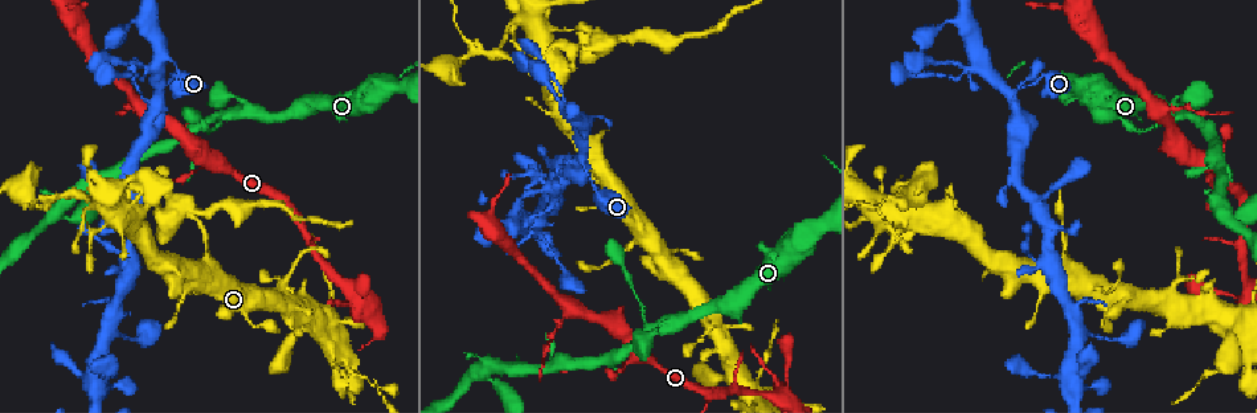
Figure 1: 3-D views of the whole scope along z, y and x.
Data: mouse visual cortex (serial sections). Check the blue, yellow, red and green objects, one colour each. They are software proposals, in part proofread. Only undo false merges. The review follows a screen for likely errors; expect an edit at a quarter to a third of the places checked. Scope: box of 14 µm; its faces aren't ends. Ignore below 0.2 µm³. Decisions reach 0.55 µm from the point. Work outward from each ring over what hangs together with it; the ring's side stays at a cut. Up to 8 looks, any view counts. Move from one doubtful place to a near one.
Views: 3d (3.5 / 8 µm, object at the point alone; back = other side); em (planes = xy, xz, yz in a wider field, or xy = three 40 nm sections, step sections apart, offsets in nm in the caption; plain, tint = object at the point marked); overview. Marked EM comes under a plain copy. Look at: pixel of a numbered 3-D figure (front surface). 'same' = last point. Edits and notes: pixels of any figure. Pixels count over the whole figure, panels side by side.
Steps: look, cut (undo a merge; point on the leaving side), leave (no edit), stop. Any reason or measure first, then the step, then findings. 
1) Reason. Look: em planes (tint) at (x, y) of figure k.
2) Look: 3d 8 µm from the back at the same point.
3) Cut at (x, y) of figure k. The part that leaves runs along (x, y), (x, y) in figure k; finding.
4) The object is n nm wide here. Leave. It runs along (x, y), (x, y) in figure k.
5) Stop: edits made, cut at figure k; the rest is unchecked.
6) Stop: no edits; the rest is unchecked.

A narrow waist. Look: 3d 3.5 µm from the back at (106, 53) of figure 1.

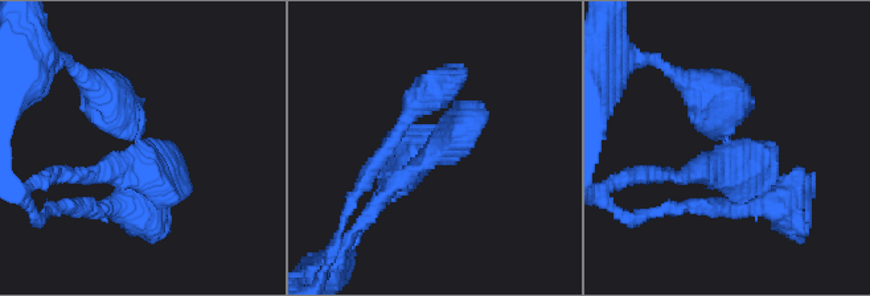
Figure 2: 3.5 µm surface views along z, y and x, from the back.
Now the EM. Look: em planes (tint) at (729, 140) of figure 2.

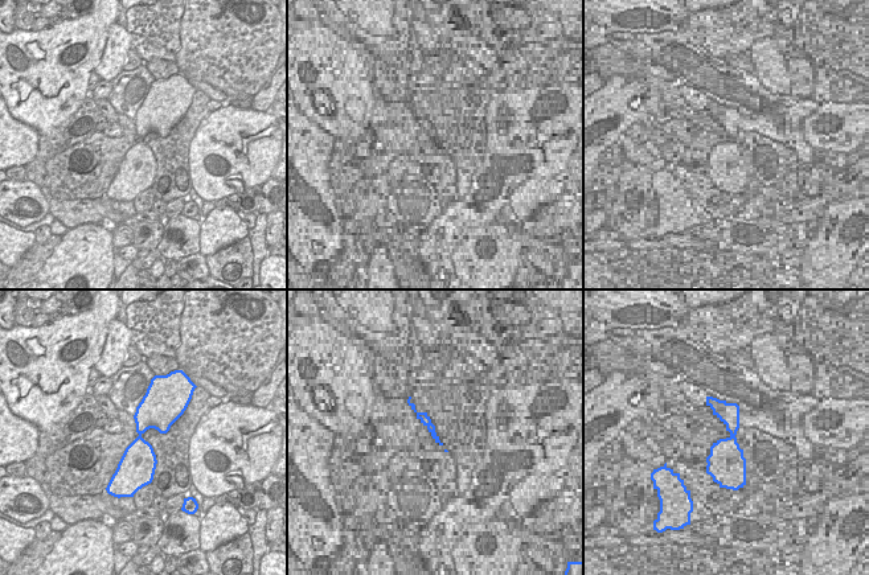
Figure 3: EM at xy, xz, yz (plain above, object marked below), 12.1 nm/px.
Leave. It runs along (93, 83), (189, 189) in figure 2; one cell here.

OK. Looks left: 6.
Abrupt turn. Look: 3d 3.5 µm at (572, 49) of figure 1.

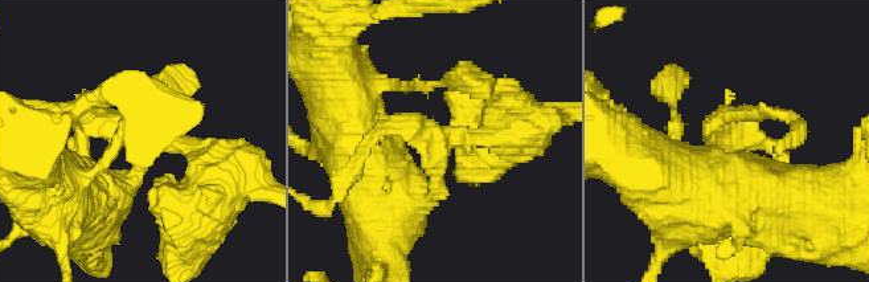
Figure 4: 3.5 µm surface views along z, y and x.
Look: em xy step 2 (tint) at (435, 145) of figure 4.

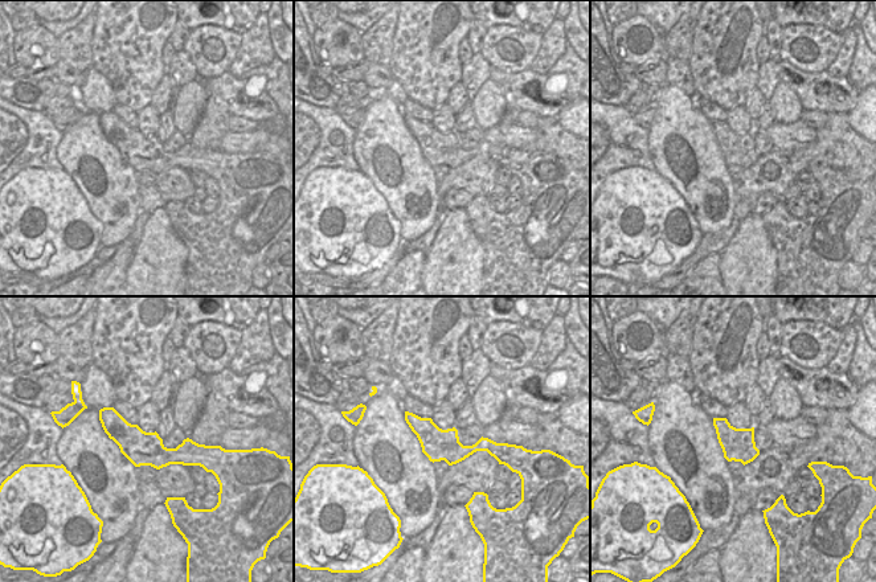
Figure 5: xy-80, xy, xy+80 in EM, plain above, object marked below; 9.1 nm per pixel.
3 arms meet here. Cut at (462, 144) of figure 4. The part that leaves runs along (435, 184), (443, 138), (517, 130) in figure 4; two cells meet here.

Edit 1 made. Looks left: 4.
Redraw. Look: overview.

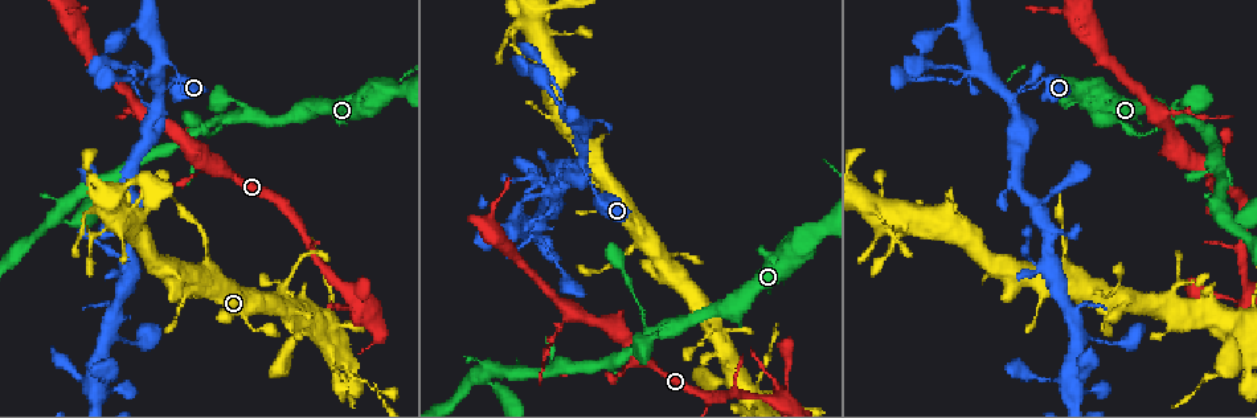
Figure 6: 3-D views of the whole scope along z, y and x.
Look: 3d 8 µm at (356, 376) of figure 6.

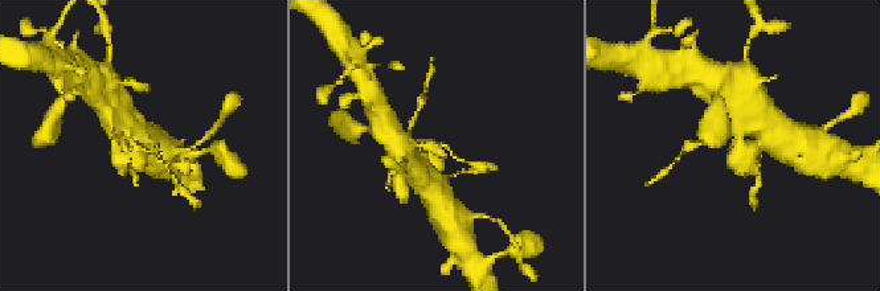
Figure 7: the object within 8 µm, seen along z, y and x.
Shape alone is not enough. Look: em xy step 3 (tint) at (442, 144) of figure 7.

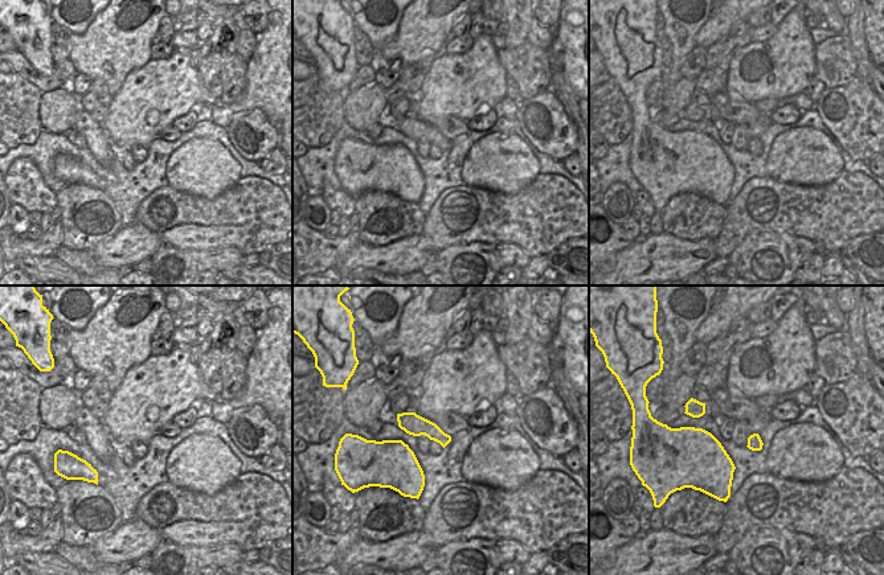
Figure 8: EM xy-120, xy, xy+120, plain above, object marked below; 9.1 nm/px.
Leave. It runs along (132, 140), (132, 154), (167, 164) in figure 7; all the same cell.

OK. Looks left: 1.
Stop: edits made, cut at figure 4; the rest is unchecked.

